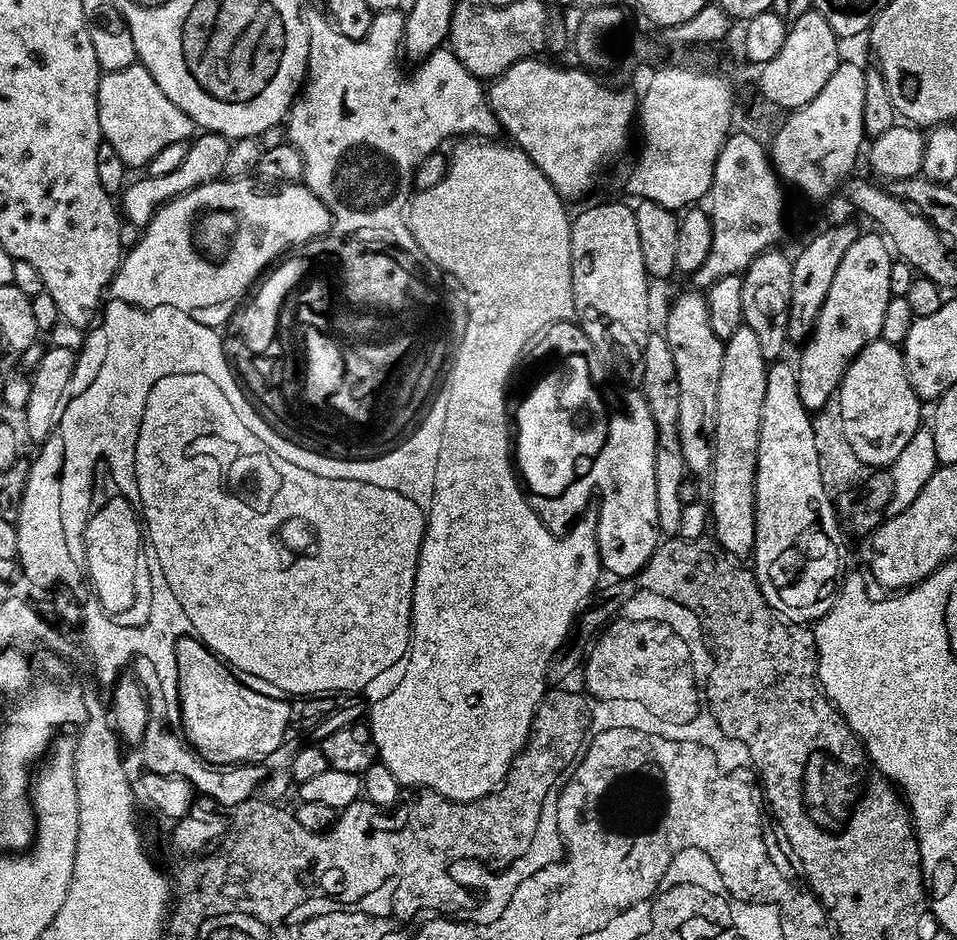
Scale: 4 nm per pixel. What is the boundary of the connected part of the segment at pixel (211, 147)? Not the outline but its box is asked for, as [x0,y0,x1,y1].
[122,131,233,226]

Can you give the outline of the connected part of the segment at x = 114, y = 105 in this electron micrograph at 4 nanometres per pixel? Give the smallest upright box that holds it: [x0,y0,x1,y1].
[98,62,194,169]

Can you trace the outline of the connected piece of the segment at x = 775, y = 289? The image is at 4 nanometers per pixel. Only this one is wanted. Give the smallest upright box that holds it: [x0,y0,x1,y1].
[742,250,792,362]

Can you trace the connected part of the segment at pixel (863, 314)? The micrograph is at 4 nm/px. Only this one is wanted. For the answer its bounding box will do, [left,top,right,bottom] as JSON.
[796,231,894,410]

